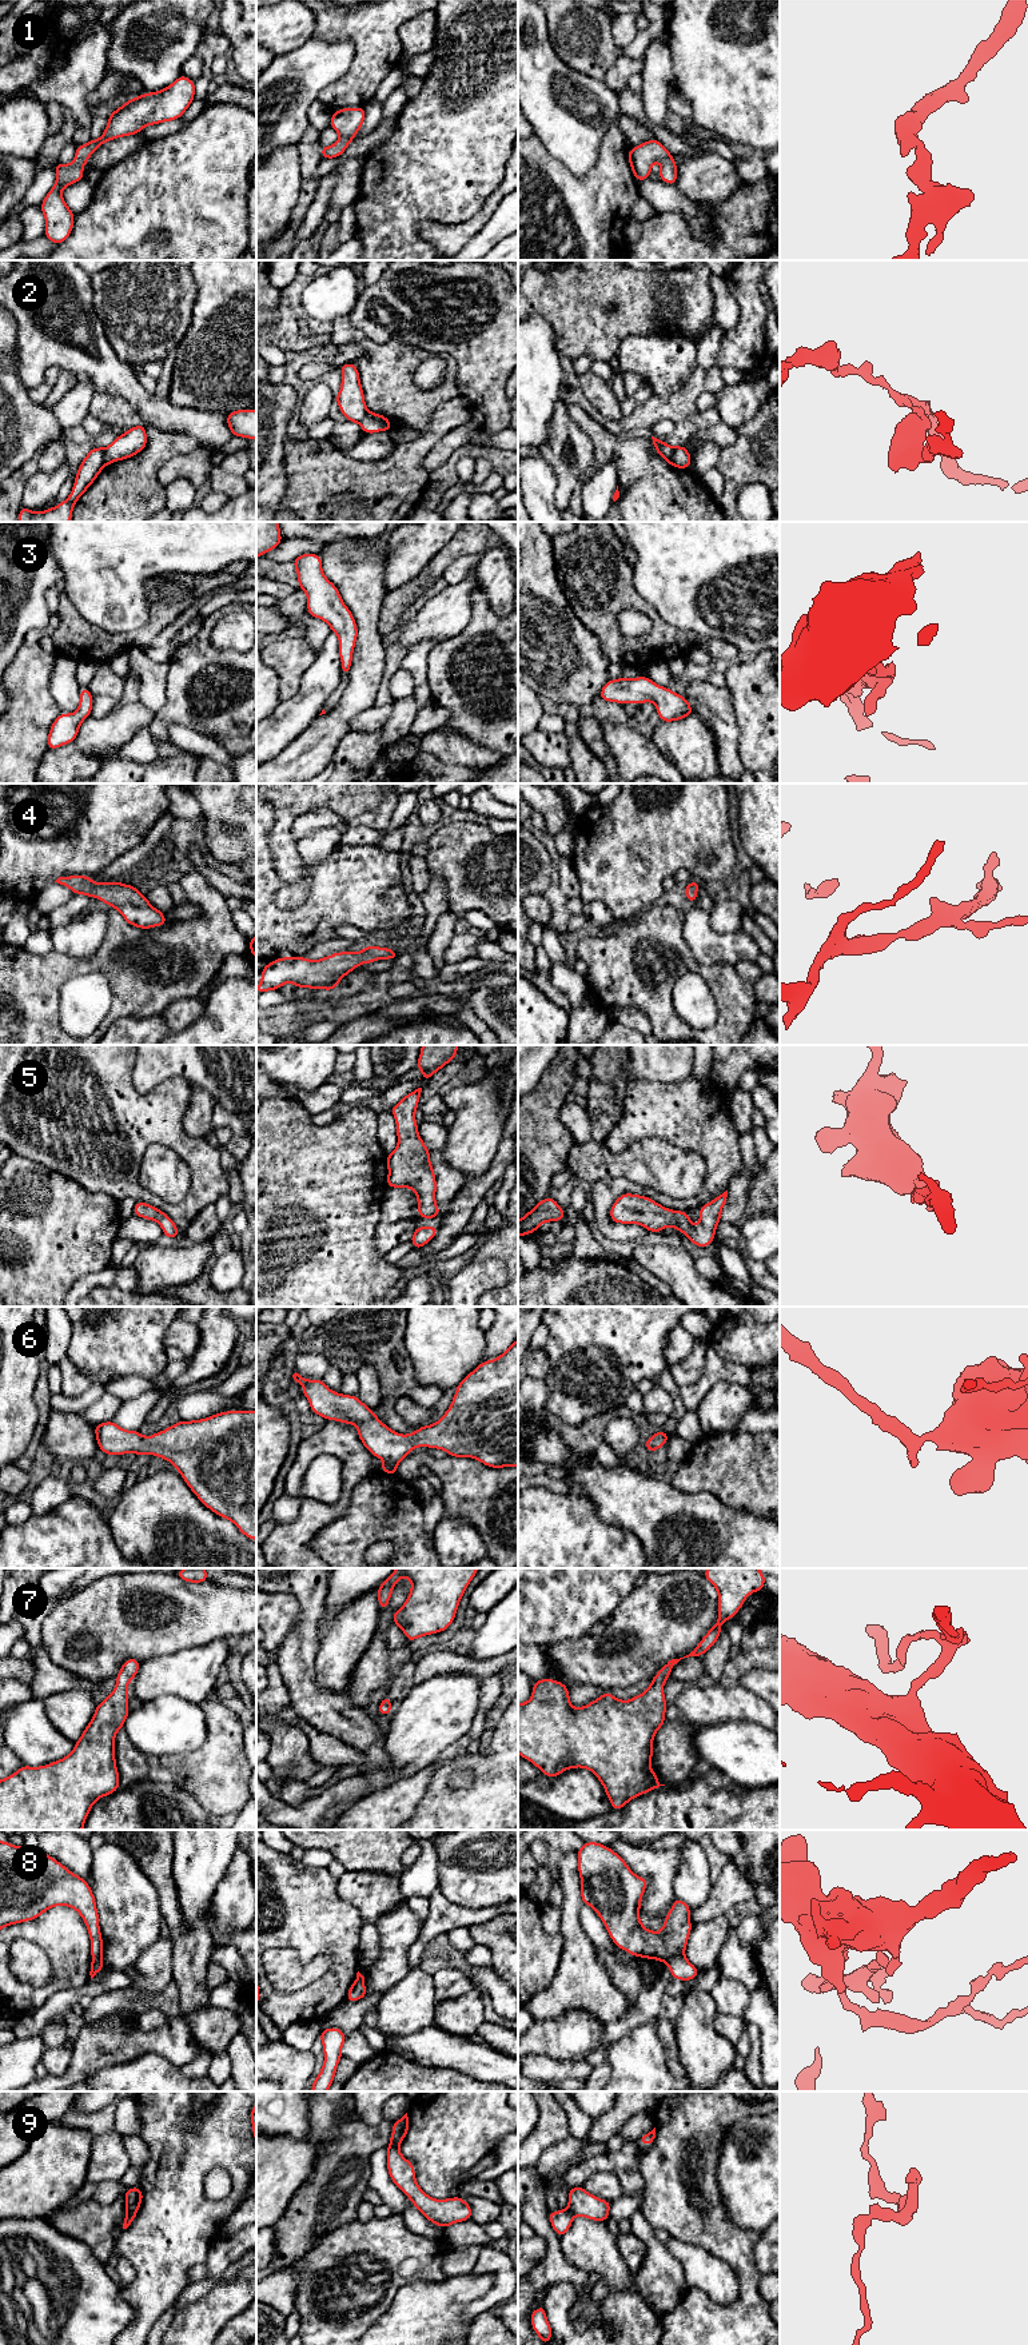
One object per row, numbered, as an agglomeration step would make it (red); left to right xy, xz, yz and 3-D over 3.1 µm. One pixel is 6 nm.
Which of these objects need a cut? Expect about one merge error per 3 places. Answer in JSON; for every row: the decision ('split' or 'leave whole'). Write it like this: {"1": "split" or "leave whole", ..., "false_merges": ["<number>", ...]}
{"1": "leave whole", "2": "split", "3": "leave whole", "4": "leave whole", "5": "leave whole", "6": "leave whole", "7": "leave whole", "8": "split", "9": "split", "false_merges": ["2", "8", "9"]}

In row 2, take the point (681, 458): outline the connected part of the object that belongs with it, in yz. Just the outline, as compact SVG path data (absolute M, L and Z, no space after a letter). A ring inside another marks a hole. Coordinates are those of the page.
M685 444L673 448L672 462L674 467L688 470L688 467L692 464L692 455L686 450Z

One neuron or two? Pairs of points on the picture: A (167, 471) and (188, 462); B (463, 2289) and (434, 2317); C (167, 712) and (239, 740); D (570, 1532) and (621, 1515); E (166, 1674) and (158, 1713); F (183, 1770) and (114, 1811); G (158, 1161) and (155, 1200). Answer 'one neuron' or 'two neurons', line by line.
A: one neuron
B: one neuron
C: one neuron
D: two neurons
E: two neurons
F: two neurons
G: two neurons

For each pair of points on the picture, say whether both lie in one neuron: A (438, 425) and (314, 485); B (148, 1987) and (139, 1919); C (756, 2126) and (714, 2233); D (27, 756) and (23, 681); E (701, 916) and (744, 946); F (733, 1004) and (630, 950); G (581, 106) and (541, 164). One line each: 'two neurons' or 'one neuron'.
A: one neuron
B: two neurons
C: two neurons
D: one neuron
E: one neuron
F: one neuron
G: two neurons

